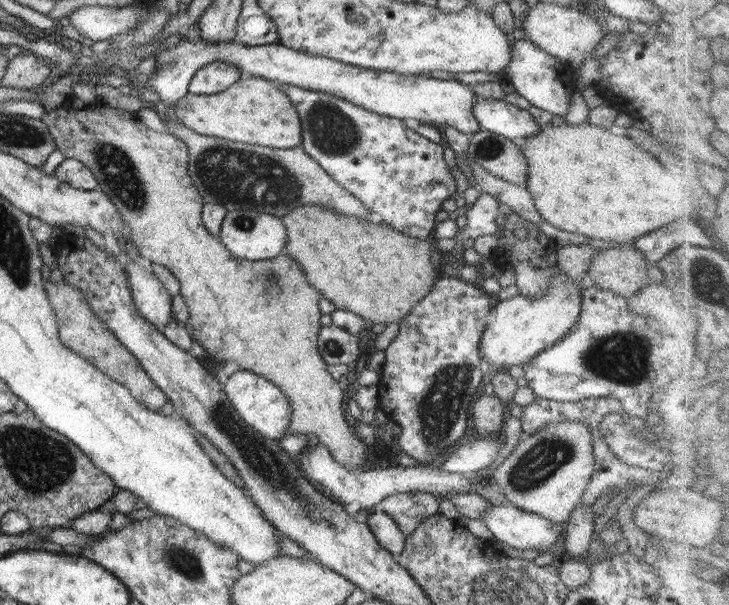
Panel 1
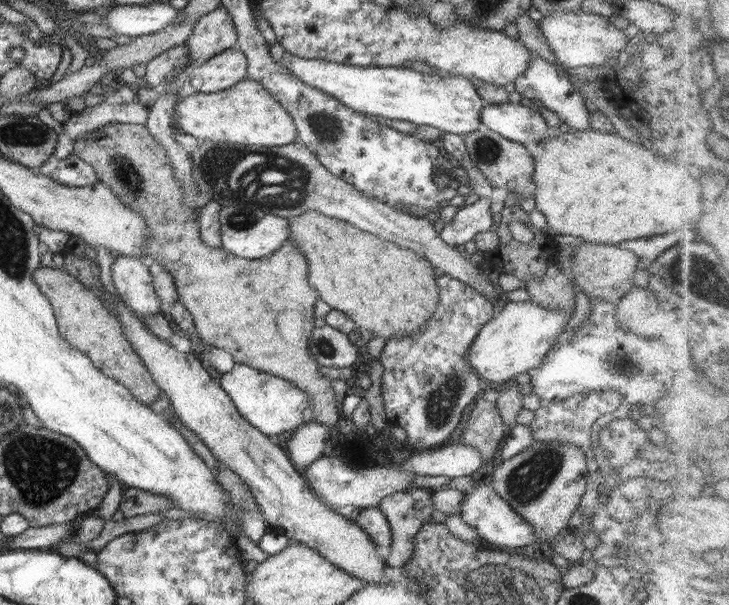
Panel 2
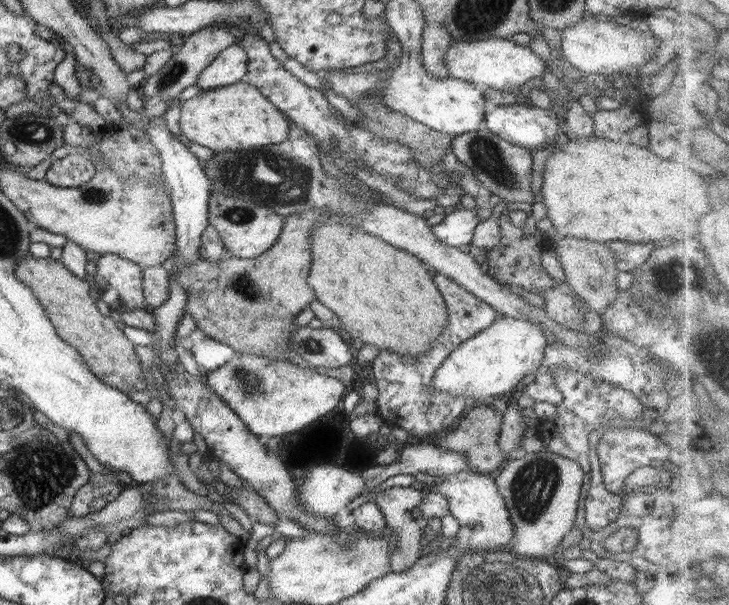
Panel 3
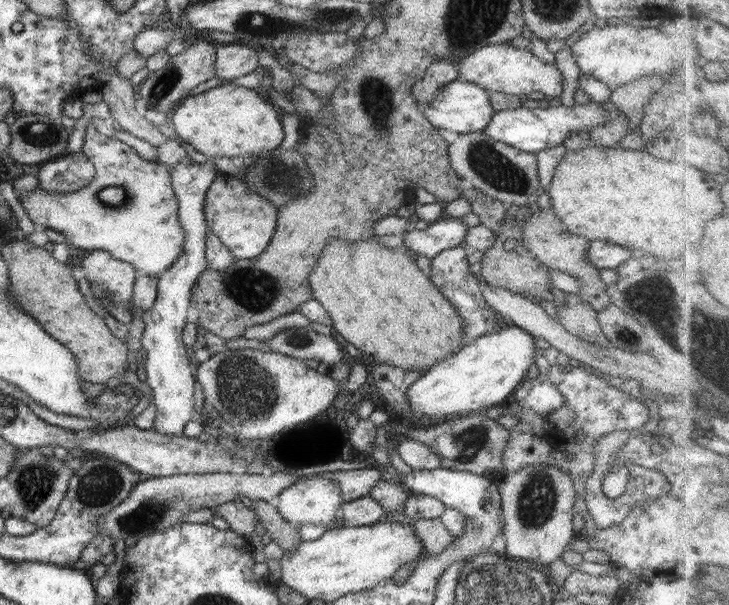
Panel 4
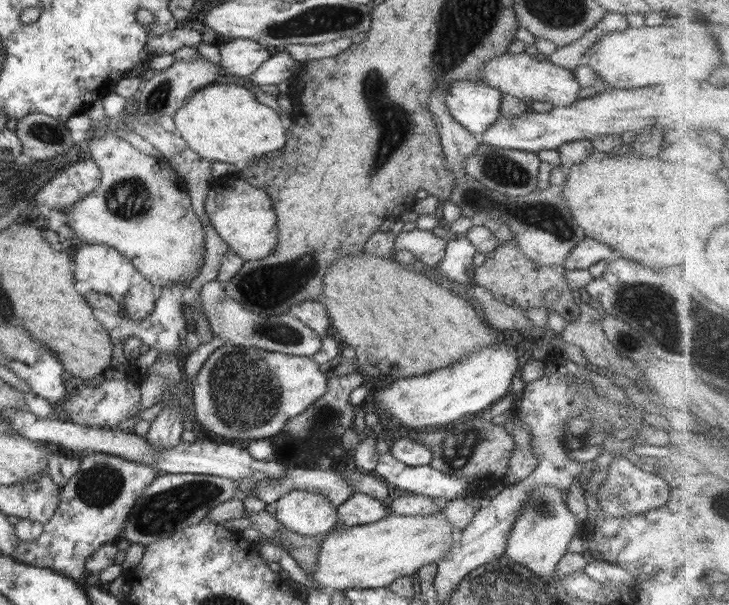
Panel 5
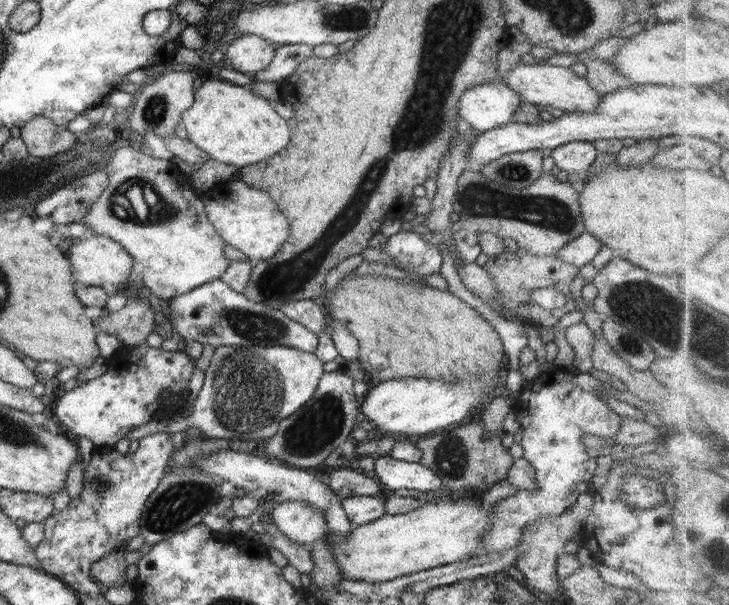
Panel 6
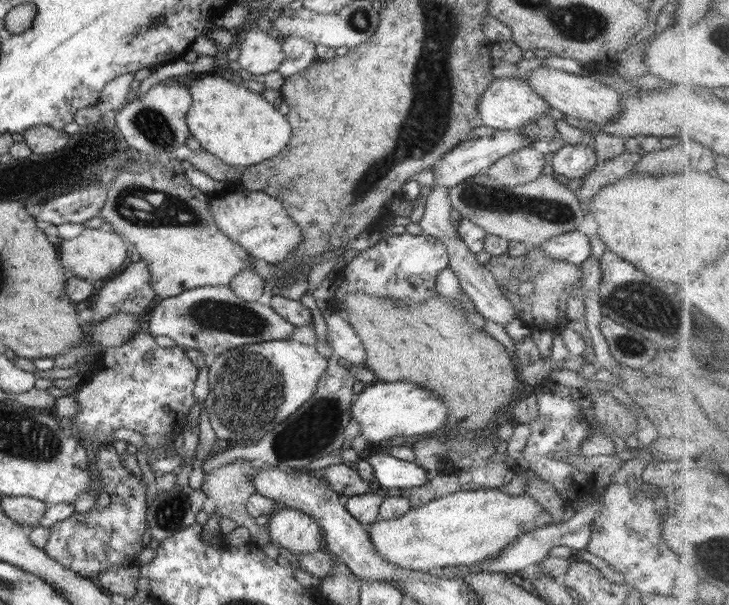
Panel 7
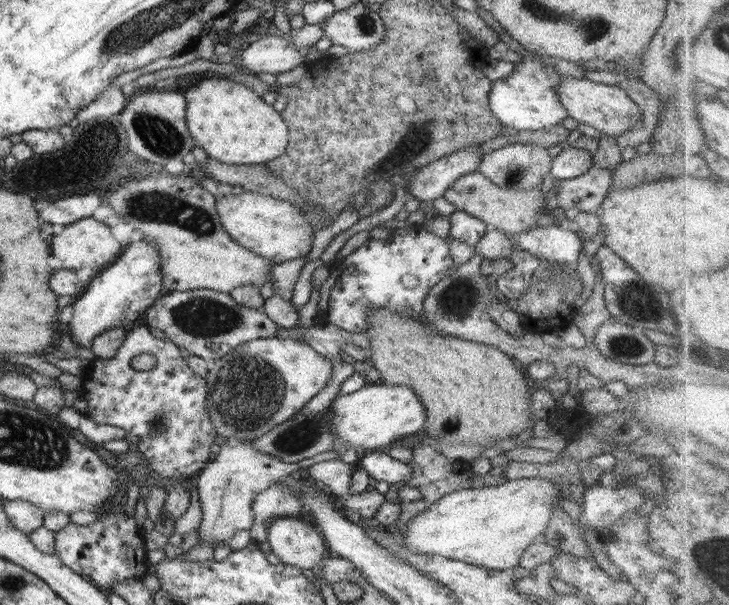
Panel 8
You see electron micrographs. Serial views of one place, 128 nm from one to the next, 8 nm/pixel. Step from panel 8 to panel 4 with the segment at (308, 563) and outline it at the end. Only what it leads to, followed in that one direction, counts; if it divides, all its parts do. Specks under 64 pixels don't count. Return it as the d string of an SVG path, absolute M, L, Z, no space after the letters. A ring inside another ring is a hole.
M324 475L292 483L280 492L279 498L277 509L280 516L296 528L307 523L328 526L345 504L338 484Z

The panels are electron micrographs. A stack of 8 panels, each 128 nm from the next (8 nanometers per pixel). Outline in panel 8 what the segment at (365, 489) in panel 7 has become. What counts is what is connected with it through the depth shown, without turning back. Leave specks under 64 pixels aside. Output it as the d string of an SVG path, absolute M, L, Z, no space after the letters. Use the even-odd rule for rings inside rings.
M338 459L322 461L308 467L311 481L326 489L339 500L350 492L354 470L350 463Z

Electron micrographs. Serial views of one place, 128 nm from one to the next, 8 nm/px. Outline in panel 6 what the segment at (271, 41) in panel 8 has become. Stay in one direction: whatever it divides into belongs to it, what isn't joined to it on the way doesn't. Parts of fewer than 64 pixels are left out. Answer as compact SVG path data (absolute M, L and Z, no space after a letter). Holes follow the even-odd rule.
M239 35L228 45L223 63L251 77L268 67L274 52L276 46L260 36Z

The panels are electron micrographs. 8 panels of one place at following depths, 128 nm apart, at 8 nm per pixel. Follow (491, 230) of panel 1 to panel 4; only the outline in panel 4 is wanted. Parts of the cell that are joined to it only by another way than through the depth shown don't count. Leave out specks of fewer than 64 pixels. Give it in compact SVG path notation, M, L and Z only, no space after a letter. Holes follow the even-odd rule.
M444 216L429 223L427 230L414 230L404 237L402 249L412 254L419 253L422 256L433 259L444 249L457 248L464 245L468 233L468 226L462 221L462 217L454 218Z

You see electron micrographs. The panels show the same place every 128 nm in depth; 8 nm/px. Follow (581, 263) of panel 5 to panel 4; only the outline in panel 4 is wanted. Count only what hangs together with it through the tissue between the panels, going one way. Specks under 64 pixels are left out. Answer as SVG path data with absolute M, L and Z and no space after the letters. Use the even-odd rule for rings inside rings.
M590 241L590 247L587 253L587 260L591 266L598 269L616 270L622 264L625 264L637 253L622 246L616 246L604 241Z

